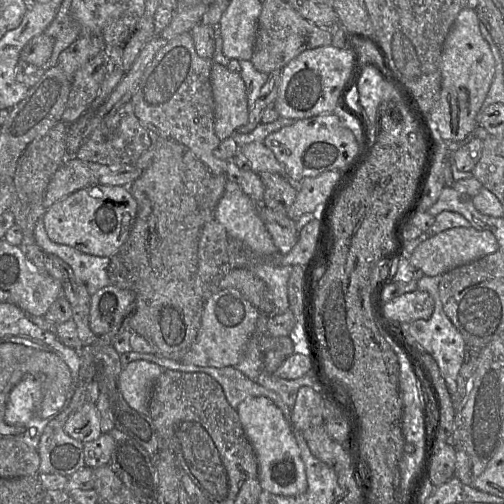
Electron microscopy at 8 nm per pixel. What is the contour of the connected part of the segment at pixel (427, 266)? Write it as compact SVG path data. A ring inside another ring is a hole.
M455 227L433 235L420 243L408 257L409 262L426 276L443 275L452 269L469 264L499 250L492 232L473 227Z

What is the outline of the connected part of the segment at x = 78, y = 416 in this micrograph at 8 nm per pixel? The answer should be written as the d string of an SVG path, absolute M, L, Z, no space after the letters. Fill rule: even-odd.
M86 402L70 414L64 425L64 431L82 443L98 439L102 432L96 403Z

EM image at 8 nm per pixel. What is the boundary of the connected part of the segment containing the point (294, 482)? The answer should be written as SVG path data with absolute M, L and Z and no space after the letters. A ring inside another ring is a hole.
M248 397L239 404L236 411L257 459L258 480L262 490L282 496L303 494L308 486L305 466L291 426L281 410L266 397Z

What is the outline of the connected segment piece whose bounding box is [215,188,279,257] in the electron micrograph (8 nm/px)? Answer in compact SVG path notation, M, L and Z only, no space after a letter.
M242 190L225 192L215 207L215 219L226 229L229 237L241 240L253 253L259 256L272 256L279 253L259 215L260 203L254 201Z

